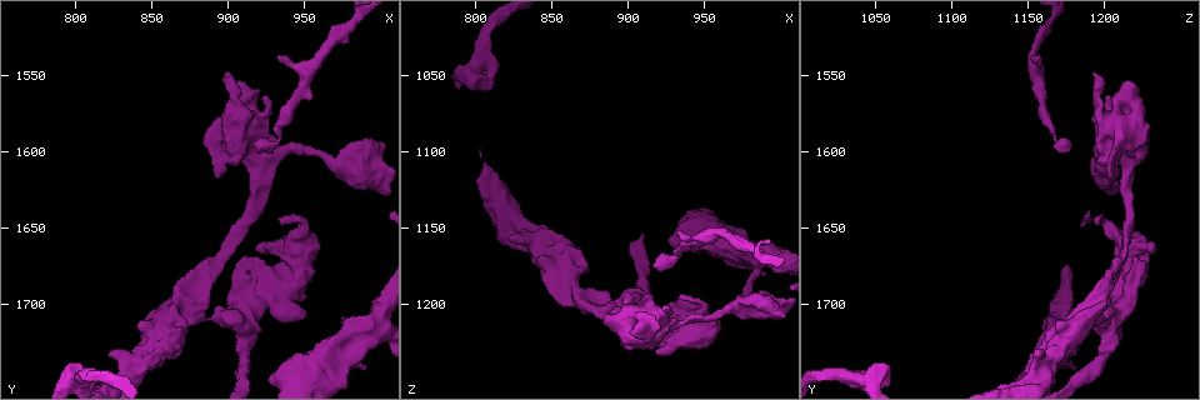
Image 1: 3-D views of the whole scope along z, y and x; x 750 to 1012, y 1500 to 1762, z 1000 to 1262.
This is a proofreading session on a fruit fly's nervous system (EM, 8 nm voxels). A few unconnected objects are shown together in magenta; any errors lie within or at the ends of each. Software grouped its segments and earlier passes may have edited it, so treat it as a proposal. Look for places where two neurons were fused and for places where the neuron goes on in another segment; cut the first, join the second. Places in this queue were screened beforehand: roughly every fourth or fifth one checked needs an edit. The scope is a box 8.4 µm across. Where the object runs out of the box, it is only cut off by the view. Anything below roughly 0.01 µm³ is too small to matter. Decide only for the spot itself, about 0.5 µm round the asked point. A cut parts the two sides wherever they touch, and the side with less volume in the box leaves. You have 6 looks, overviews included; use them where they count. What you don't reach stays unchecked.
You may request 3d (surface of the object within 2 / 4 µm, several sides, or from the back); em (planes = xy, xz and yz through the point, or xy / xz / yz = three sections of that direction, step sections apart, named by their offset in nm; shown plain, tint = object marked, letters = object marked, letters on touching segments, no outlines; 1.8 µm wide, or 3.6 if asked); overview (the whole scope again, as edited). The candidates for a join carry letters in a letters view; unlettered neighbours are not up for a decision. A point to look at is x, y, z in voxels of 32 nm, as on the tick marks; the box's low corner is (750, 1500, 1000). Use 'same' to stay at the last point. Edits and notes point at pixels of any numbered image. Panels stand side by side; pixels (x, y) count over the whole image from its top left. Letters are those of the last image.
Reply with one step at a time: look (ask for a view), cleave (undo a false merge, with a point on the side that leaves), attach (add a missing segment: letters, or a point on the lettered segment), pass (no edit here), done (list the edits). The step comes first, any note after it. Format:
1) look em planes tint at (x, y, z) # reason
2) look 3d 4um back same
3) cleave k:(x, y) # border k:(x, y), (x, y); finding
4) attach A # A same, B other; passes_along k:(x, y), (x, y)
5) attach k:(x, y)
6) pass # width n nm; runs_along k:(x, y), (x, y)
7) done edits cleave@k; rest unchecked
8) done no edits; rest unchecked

look 3d 2um at (932, 1536, 1152) # thin end

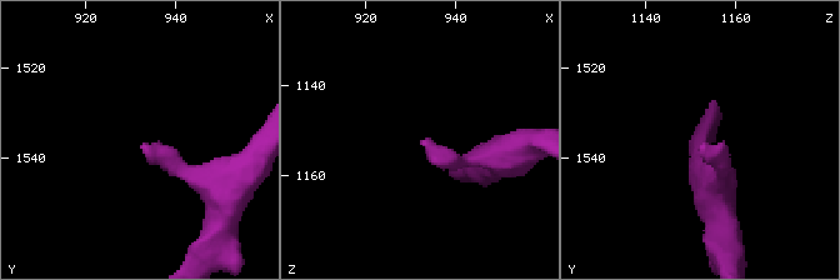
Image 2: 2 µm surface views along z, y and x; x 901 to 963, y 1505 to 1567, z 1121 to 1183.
look em xy step 4 tint at (934, 1537, 1152) # need the tissue

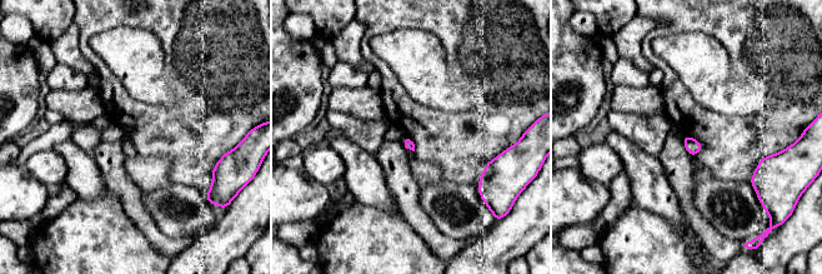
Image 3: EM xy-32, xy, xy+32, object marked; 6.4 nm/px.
look em planes letters same # cut it another way

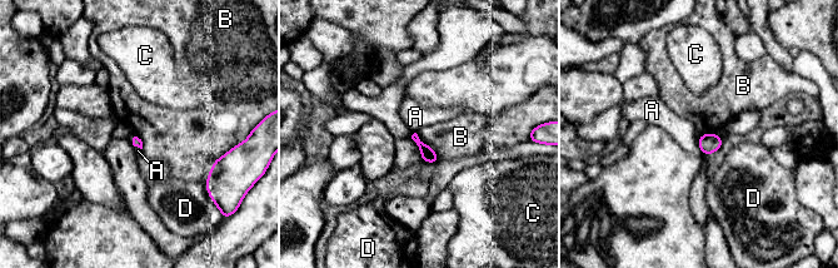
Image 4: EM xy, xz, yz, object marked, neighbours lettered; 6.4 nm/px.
pass # longest_contact B 240 nm; A other, B other, C other, D other; border 4:(224, 153), (214, 162), (205, 184); no lettered segment goes on from it

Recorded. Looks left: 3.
look 3d 2um at (986, 1610, 1198) # calibre changes

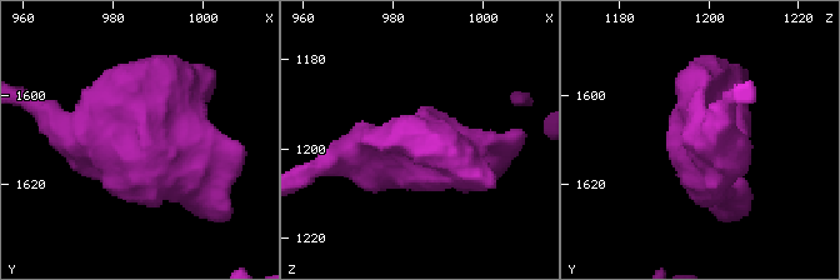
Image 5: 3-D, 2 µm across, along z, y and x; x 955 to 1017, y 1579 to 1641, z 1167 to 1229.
look em planes letters at (985, 1610, 1200) # shape alone is not enough

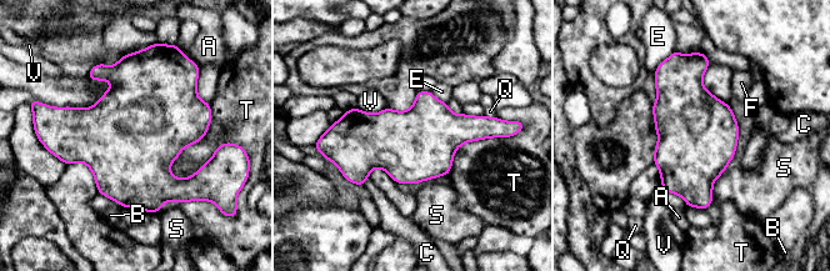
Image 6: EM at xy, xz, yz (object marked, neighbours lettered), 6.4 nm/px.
pass # longest_contact T 550 nm; A other, B other, C other, E other, F other, Q other, S other, T other, V other; border 6:(211, 105), (173, 176); one neuron here

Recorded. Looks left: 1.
look em yz step 4 letters at (920, 1598, 1180) # branch stops here

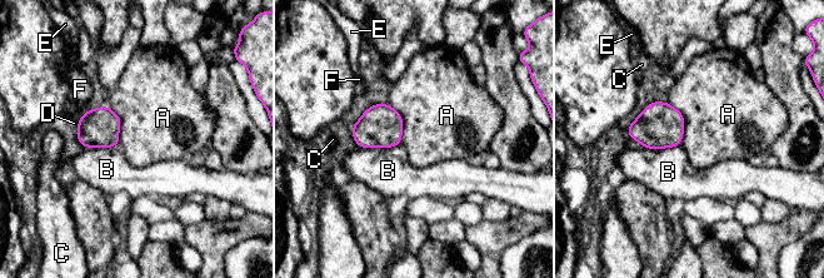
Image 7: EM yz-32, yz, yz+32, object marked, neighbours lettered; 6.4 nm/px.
pass # A other, B other, C other, D other, E other, F other; border 7:(668, 102), (683, 117), (680, 144); none of them fits

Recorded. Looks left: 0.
done no edits; rest unchecked

